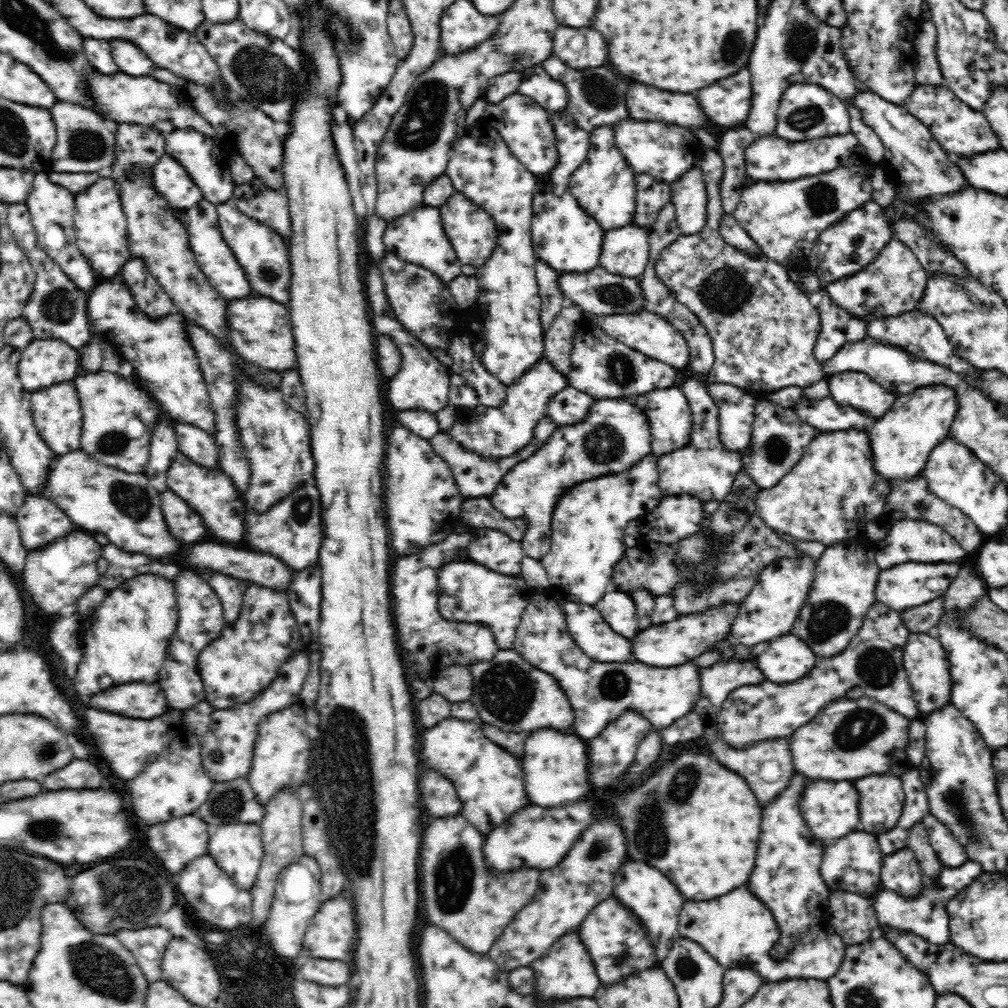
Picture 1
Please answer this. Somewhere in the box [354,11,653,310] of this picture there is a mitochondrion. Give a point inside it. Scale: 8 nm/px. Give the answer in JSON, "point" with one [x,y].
{"point":[418,132]}

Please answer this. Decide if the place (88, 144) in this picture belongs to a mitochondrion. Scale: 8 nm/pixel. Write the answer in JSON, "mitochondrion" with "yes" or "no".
{"mitochondrion":"yes"}

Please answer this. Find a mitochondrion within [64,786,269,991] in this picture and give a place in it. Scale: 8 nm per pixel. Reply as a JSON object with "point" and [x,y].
{"point":[131,911]}

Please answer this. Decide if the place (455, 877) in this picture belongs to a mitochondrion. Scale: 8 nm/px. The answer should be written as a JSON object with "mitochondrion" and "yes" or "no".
{"mitochondrion":"yes"}

